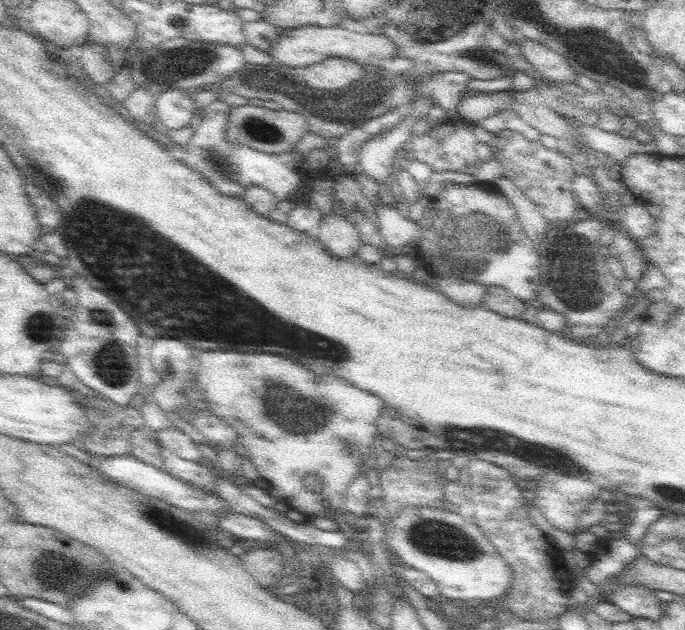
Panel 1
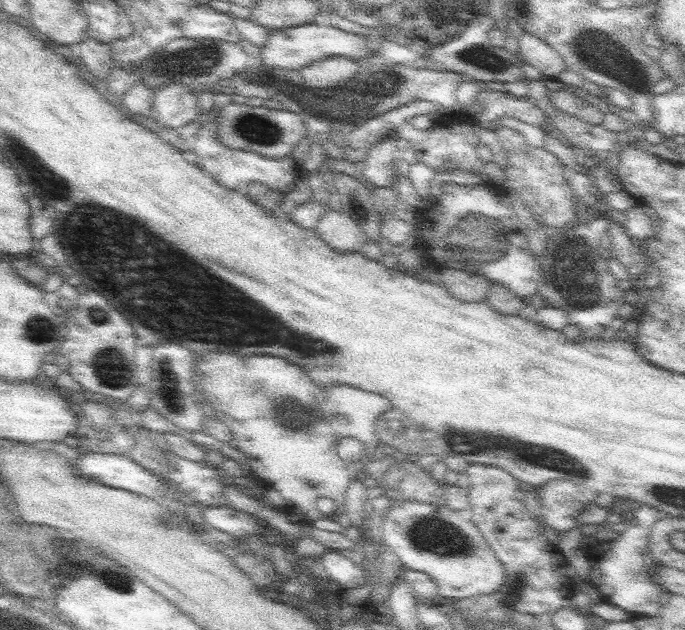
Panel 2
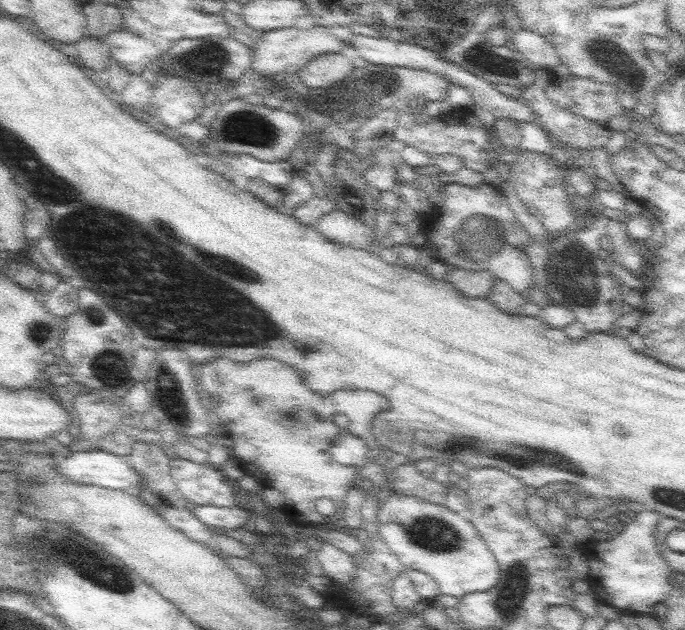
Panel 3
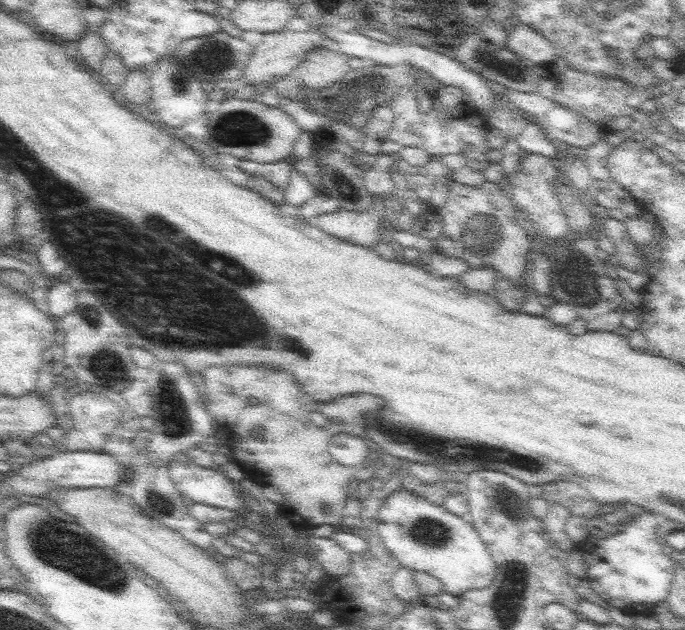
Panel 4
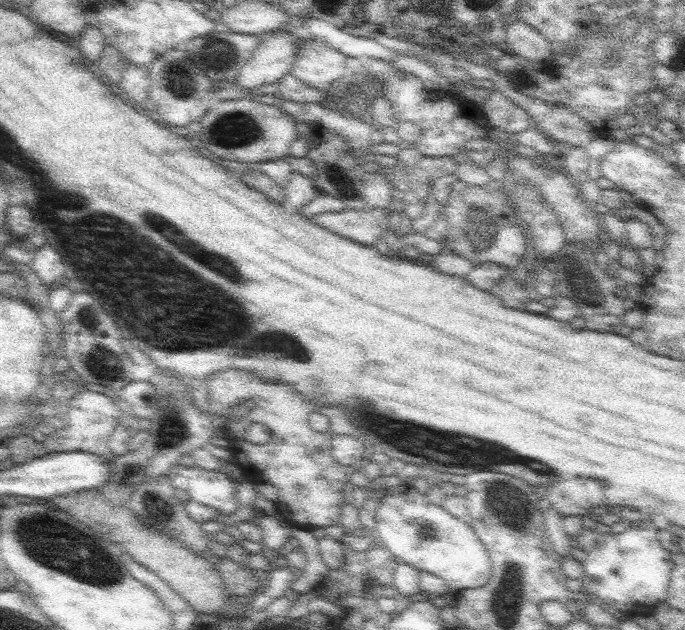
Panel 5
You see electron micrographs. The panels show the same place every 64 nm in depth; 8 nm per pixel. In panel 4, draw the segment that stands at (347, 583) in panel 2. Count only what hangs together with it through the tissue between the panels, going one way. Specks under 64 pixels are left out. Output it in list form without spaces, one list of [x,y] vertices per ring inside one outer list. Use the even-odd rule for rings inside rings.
[[[310,536],[311,546],[316,548],[316,560],[327,573],[327,578],[341,578],[349,574],[349,553],[332,538]]]

